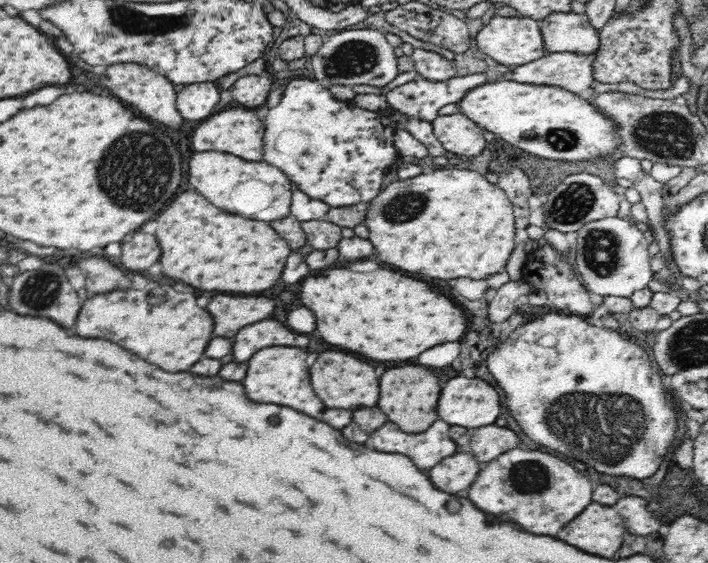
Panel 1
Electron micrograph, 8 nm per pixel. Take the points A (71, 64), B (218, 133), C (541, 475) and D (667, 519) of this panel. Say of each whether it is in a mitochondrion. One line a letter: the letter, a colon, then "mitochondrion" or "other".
A: other
B: other
C: mitochondrion
D: other

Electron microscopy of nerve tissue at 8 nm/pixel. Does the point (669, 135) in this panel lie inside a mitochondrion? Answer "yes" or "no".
yes

